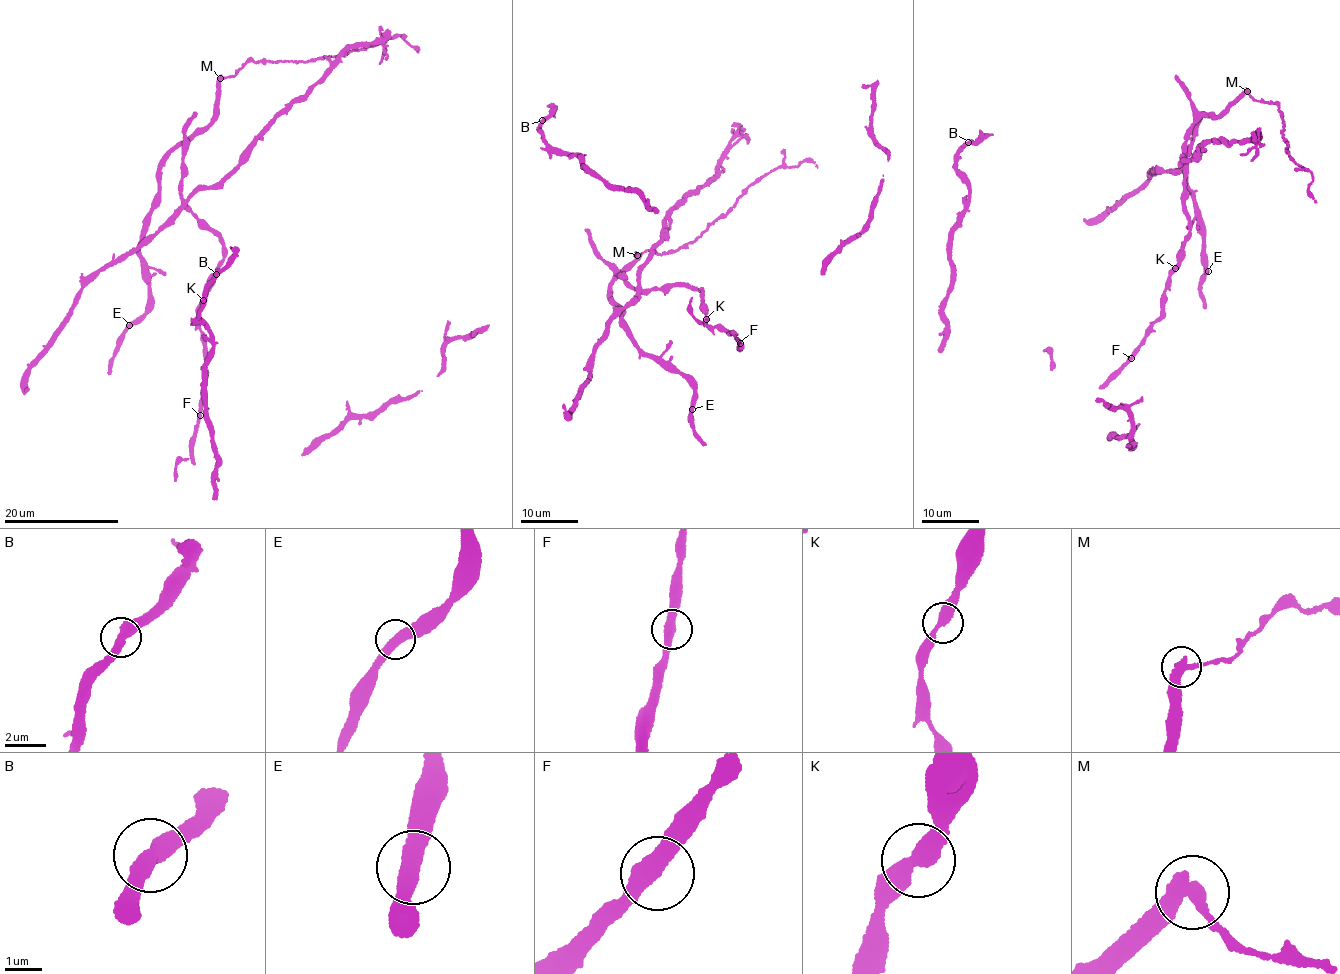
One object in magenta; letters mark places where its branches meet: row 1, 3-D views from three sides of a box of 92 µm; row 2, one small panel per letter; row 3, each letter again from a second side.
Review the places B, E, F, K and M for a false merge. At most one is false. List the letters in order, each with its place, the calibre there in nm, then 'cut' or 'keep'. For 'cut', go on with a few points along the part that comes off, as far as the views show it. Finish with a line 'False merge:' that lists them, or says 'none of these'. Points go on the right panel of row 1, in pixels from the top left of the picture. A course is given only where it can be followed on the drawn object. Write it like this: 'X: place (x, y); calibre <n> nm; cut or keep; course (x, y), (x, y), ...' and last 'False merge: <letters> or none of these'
B: place (968, 142); calibre 400 nm; keep
E: place (1208, 271); calibre 420 nm; keep
F: place (1131, 358); calibre 420 nm; keep
K: place (1175, 268); calibre 420 nm; keep
M: place (1247, 91); calibre 400 nm; cut; course (1246, 91), (1256, 101), (1274, 103), (1283, 113), (1286, 149), (1312, 177), (1309, 189), (1317, 202)
False merge: M

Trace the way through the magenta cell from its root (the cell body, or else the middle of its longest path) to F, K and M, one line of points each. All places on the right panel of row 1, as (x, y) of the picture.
F: (1161, 317), (1151, 324), (1145, 341), (1131, 358)
K: (1161, 317), (1161, 297), (1169, 272), (1175, 268)
M: (1161, 317), (1169, 271), (1178, 262), (1189, 230), (1183, 197), (1186, 133), (1194, 120), (1213, 118), (1246, 91)

